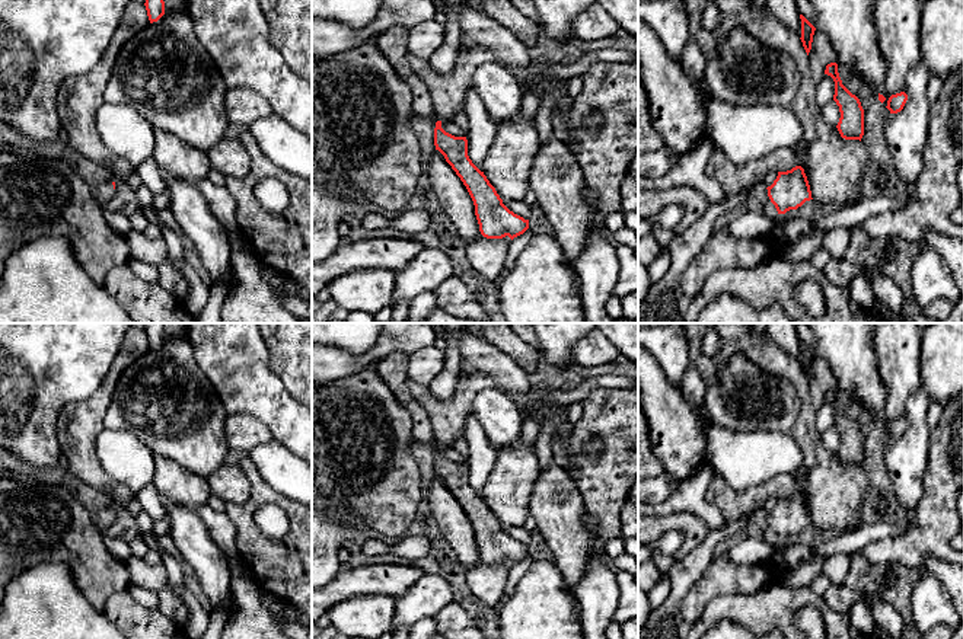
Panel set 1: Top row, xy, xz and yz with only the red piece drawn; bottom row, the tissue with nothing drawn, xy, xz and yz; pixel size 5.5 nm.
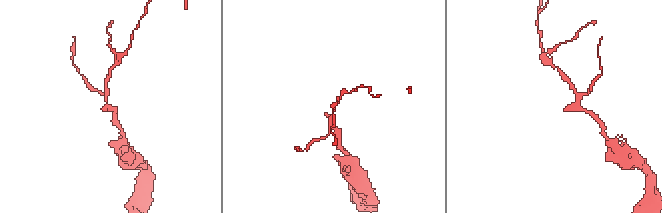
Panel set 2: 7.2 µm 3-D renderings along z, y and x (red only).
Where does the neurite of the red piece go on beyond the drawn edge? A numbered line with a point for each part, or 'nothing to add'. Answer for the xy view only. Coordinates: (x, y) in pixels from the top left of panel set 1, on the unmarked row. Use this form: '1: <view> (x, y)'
1: xy (102, 516)

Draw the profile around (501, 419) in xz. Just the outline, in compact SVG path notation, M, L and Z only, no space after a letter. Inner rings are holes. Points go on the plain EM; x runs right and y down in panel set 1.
M497 386L476 392L472 412L495 448L522 441L524 418L519 406Z

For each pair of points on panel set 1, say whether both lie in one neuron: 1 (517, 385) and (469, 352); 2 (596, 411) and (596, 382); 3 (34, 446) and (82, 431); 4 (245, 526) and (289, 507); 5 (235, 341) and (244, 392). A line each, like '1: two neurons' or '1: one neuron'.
1: one neuron
2: two neurons
3: two neurons
4: one neuron
5: one neuron

